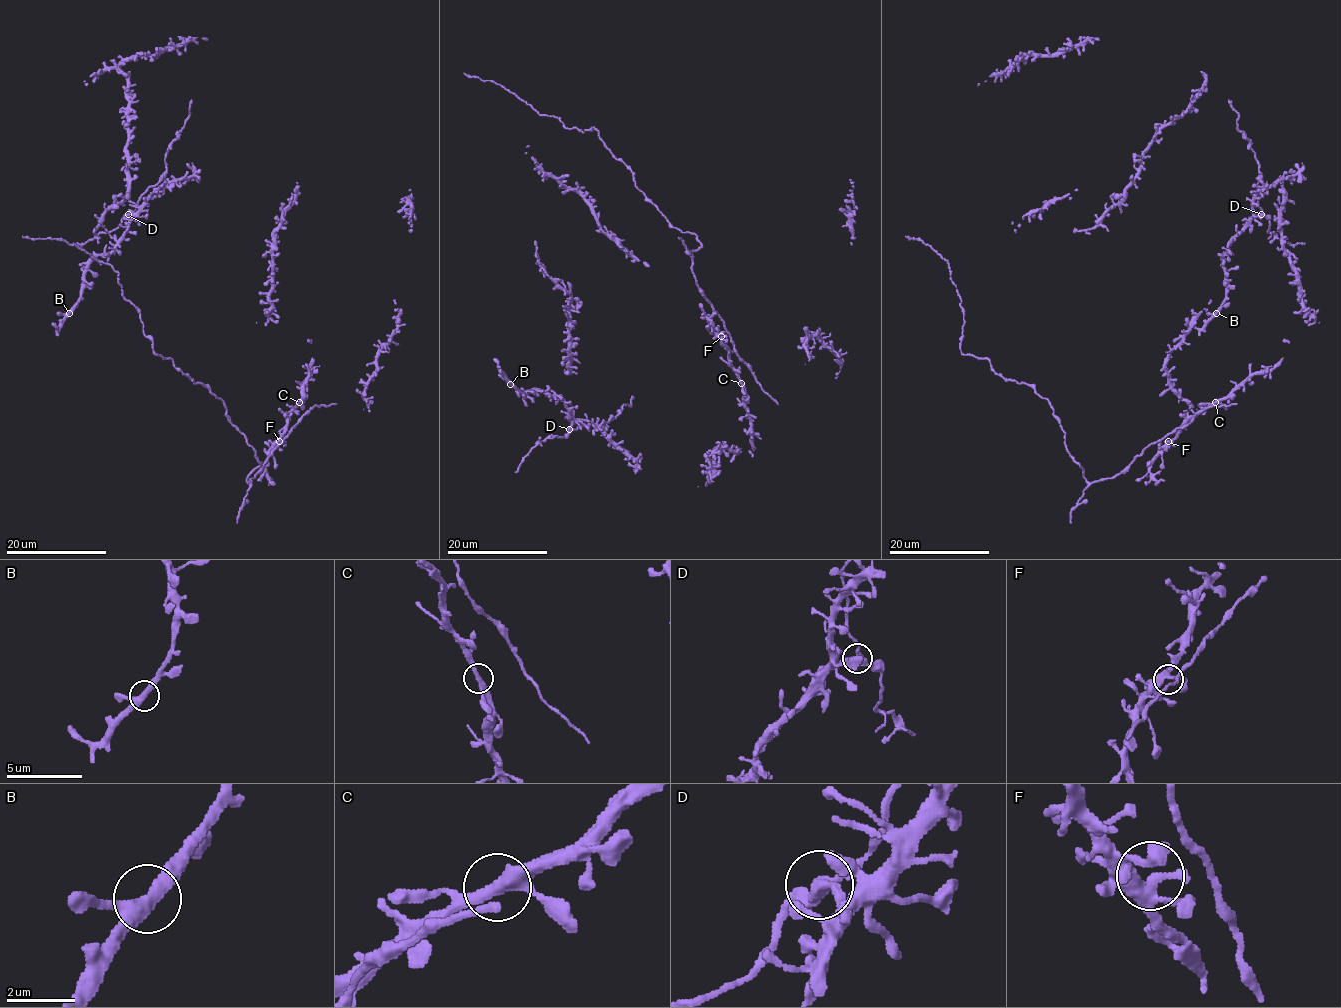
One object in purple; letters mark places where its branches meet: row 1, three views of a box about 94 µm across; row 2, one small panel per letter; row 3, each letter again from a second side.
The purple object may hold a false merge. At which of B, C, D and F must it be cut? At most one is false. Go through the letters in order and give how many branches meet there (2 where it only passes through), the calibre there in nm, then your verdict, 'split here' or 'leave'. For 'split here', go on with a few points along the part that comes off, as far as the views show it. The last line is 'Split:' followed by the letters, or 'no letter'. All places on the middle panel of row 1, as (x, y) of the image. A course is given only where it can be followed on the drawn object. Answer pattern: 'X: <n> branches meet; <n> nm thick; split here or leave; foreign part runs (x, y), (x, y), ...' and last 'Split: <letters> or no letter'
B: 3 branches meet; 360 nm thick; leave
C: 3 branches meet; 320 nm thick; leave
D: 3 branches meet; 320 nm thick; split here; foreign part runs (569, 429), (588, 424), (605, 428), (624, 405), (630, 405), (632, 396)
F: 3 branches meet; 340 nm thick; leave
Split: D

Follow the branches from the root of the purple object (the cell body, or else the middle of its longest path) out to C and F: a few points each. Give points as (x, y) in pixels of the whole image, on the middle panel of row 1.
C: (751, 430), (751, 417), (741, 383)
F: (751, 430), (743, 386), (731, 365), (721, 336)

